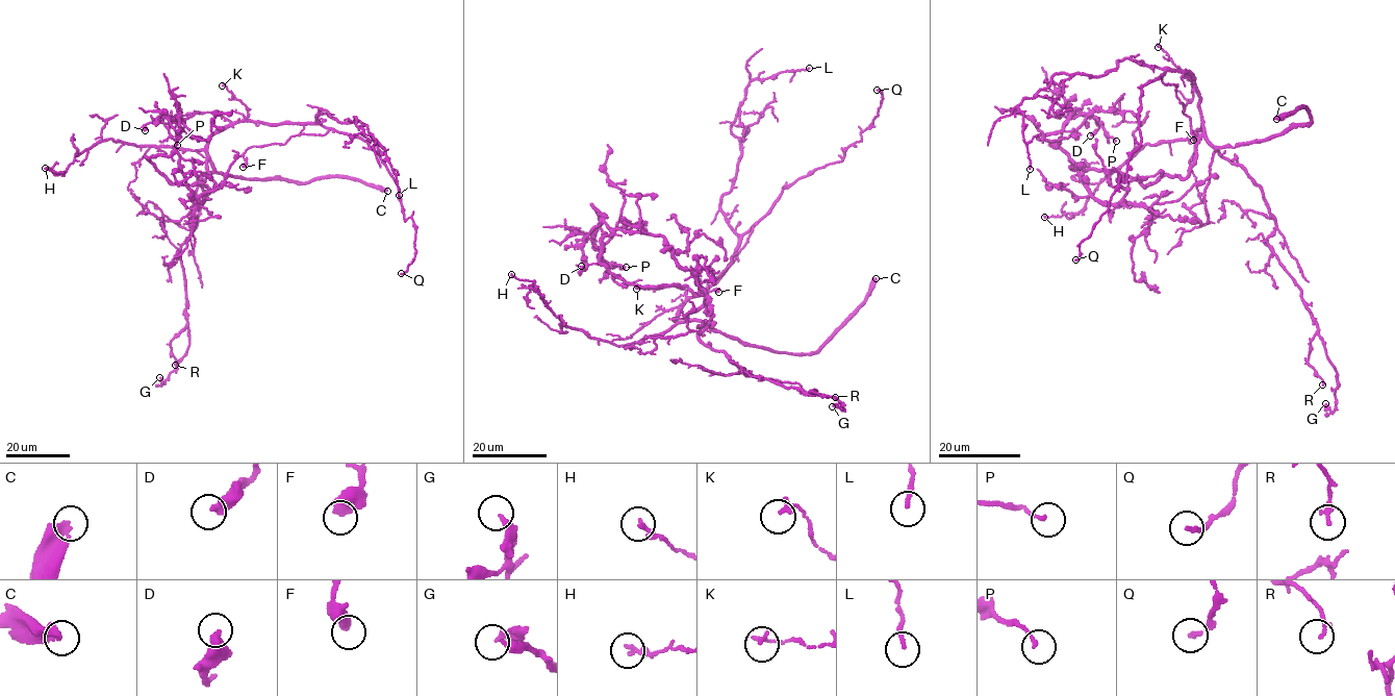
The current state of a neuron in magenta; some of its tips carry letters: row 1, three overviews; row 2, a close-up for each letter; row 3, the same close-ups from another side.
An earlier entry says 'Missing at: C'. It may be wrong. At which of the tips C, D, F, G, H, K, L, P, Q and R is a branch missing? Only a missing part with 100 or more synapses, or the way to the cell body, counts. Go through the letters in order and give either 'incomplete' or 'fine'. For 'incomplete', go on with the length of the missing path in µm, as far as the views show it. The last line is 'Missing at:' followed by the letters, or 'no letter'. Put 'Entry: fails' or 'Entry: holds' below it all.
C: incomplete; about 130 µm are missing
D: fine
F: fine
G: fine
H: fine
K: fine
L: fine
P: fine
Q: fine
R: fine
Missing at: C
Entry: holds

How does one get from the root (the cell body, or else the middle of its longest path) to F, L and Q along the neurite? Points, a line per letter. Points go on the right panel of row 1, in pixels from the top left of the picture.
F: (1203, 120), (1195, 77), (1165, 68), (1163, 83), (1176, 86), (1193, 140)
L: (1203, 120), (1195, 77), (1183, 70), (1124, 57), (1100, 76), (1057, 73), (1046, 88), (1018, 106), (1030, 169)
Q: (1203, 120), (1191, 74), (1165, 68), (1143, 85), (1141, 145), (1075, 259)

